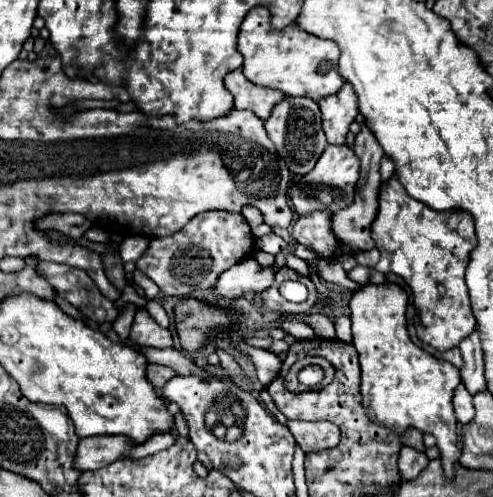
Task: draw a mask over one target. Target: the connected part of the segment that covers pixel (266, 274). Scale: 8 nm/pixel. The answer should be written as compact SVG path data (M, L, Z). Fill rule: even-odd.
M245 257L243 261L219 275L219 281L215 285L217 295L233 299L241 297L247 291L261 293L274 282L275 274L275 266L261 267L253 257Z

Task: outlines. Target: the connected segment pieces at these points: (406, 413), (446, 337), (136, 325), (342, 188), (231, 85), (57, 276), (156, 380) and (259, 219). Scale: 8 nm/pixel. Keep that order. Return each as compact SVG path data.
M367 283L353 291L349 301L353 345L361 361L361 393L363 407L373 421L379 421L397 433L407 427L419 427L437 439L445 475L453 475L457 445L457 419L451 397L455 385L461 383L461 373L449 361L437 359L417 347L407 333L407 293L395 283Z
M393 175L381 185L379 211L371 225L371 237L381 253L375 269L403 277L413 291L413 305L419 315L417 337L439 351L457 347L475 329L475 315L465 285L469 253L477 245L473 217L459 209L435 211L419 203L403 189L397 175Z
M138 308L130 330L130 339L141 347L173 347L173 333L171 329L161 327L155 319L147 313L147 309Z
M327 145L315 169L301 181L289 183L289 199L299 217L323 209L335 213L353 201L357 179L359 179L359 157L353 153L353 149L349 149L347 145Z
M235 69L225 77L225 87L235 97L235 103L233 103L235 109L247 109L247 111L255 113L261 121L267 121L273 107L285 99L285 93L281 93L277 89L257 87L251 81L247 81L247 77L243 75L241 69Z
M39 261L37 273L45 281L49 281L49 285L61 297L65 297L75 309L79 309L89 321L105 323L117 317L115 305L105 295L99 293L99 287L91 281L87 273L83 273L83 269Z
M149 363L147 365L147 381L155 387L155 389L161 389L165 385L167 379L171 379L175 375L173 369L169 367L163 367L163 365L155 365L155 363Z
M245 205L245 207L243 207L243 211L241 211L241 215L243 215L243 217L245 217L245 221L249 223L249 227L253 227L253 229L255 229L255 227L259 227L259 225L263 225L263 215L259 215L259 213L257 213L257 209L255 209L253 205L251 205L251 207L247 207L247 205Z

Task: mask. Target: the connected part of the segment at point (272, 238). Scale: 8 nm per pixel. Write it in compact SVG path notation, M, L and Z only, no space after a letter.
M267 233L265 237L261 237L261 239L257 241L257 245L259 245L261 251L271 253L271 255L277 255L277 253L281 253L281 251L285 249L287 243L285 243L279 235L275 235L275 233Z

